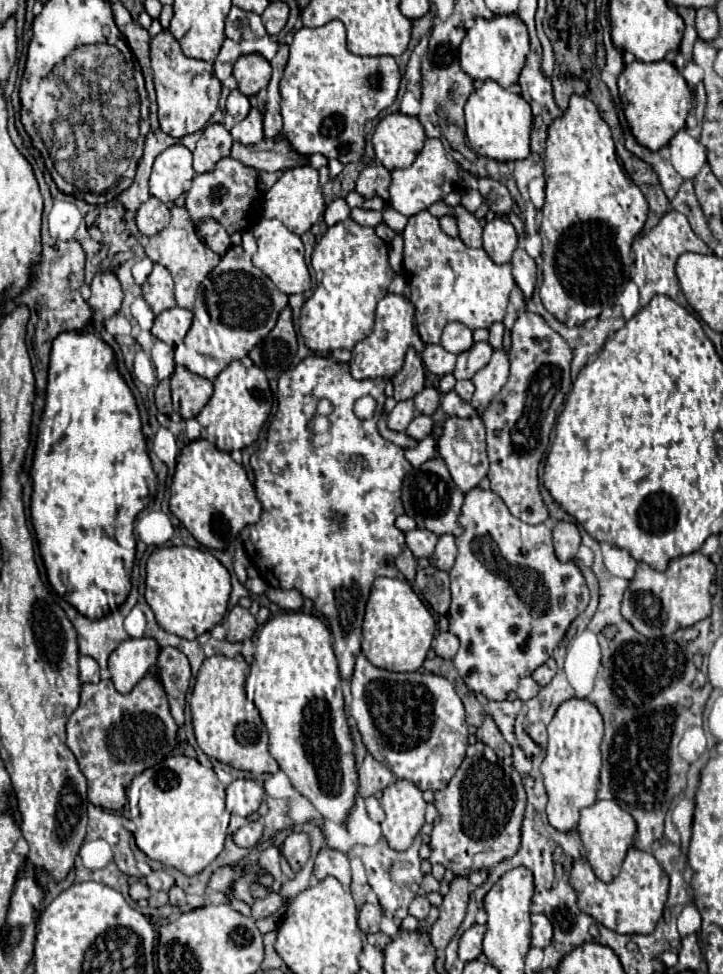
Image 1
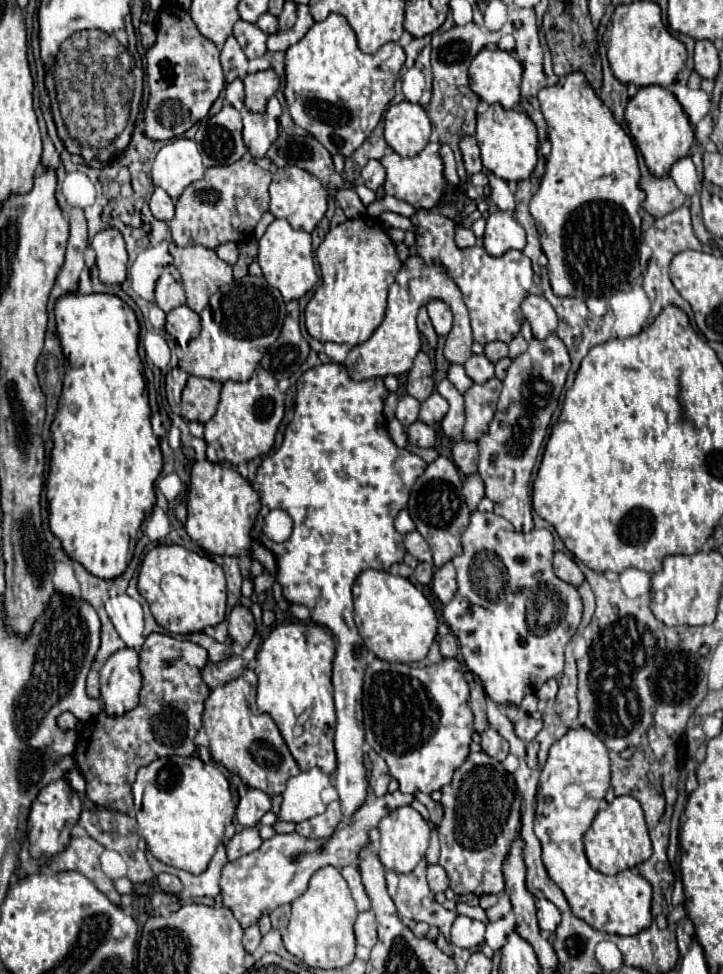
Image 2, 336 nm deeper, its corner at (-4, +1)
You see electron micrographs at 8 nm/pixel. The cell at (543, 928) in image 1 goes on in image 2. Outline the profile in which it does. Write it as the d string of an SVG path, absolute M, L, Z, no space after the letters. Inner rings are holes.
M537 899L537 919L539 919L539 927L545 931L553 931L557 927L557 923L561 921L559 909L545 899Z

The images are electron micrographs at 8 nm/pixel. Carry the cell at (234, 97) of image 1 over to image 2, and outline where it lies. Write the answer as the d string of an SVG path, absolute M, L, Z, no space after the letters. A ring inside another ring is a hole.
M235 79L233 83L229 83L227 85L227 101L235 107L235 109L243 109L243 99L245 99L245 95L243 95L243 83L241 83L241 79Z

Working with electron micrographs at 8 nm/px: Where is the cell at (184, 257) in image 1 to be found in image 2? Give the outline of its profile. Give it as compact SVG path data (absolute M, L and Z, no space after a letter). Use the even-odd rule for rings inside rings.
M171 241L169 253L173 257L173 265L181 273L187 307L195 313L201 313L209 303L209 297L233 279L231 265L221 261L213 249L203 245L179 247Z

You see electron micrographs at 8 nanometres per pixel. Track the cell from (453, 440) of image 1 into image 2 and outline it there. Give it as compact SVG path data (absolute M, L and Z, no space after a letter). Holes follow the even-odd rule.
M471 473L463 479L463 495L465 495L465 501L469 505L471 511L475 511L477 503L483 499L485 495L485 489L483 489L483 481L479 477L479 473Z

